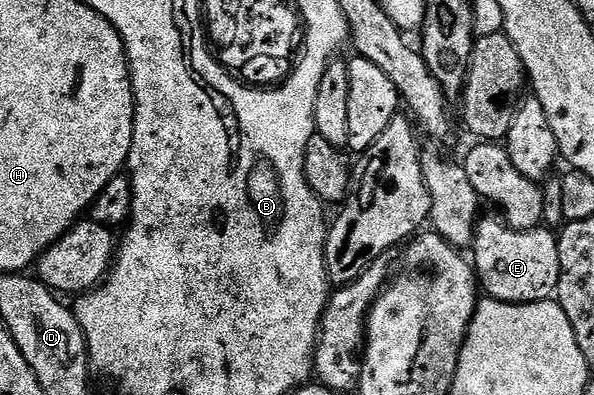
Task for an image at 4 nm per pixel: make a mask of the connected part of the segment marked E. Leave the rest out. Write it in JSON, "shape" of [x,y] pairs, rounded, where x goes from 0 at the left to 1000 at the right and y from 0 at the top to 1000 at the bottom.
{"shape":[[[832,552],[805,559],[796,597],[793,663],[808,732],[835,765],[926,762],[936,747],[944,696],[939,595],[923,577],[862,582]]]}

